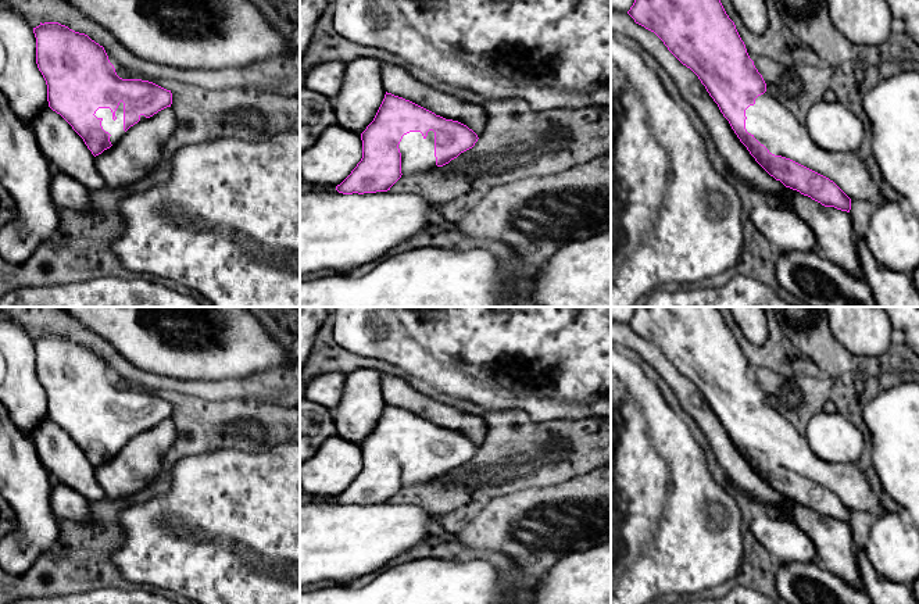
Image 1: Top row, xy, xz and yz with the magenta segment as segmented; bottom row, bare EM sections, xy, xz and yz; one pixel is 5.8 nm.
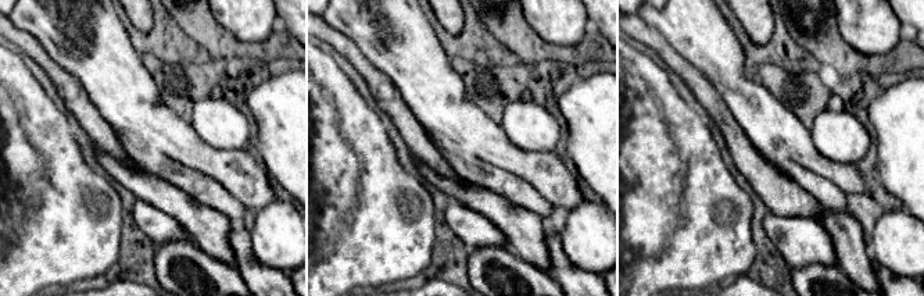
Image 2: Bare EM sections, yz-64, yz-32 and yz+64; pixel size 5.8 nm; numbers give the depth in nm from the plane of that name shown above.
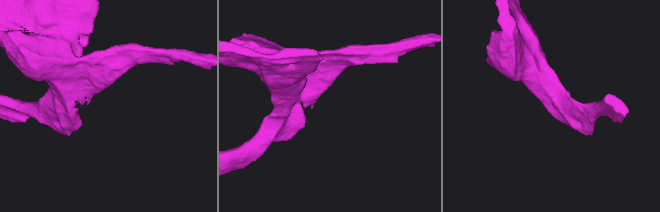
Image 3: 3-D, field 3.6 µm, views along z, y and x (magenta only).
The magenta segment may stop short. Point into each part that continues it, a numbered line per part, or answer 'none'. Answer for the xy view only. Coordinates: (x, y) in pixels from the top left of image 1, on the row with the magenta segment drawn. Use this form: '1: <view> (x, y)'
1: xy (115, 128)

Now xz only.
1: xz (417, 153)

